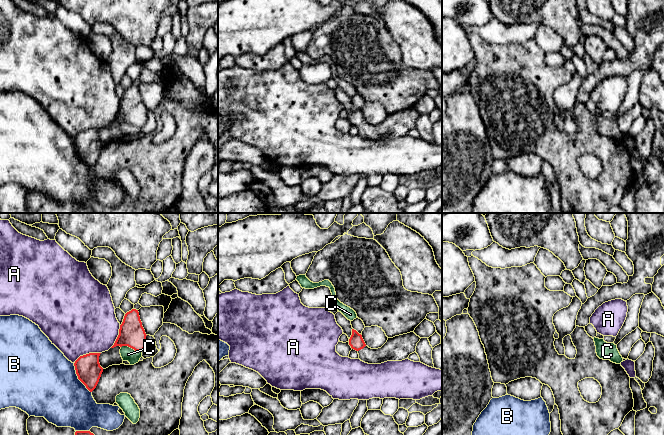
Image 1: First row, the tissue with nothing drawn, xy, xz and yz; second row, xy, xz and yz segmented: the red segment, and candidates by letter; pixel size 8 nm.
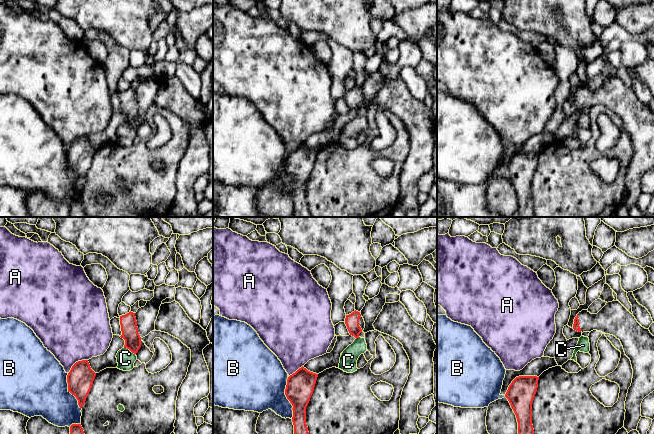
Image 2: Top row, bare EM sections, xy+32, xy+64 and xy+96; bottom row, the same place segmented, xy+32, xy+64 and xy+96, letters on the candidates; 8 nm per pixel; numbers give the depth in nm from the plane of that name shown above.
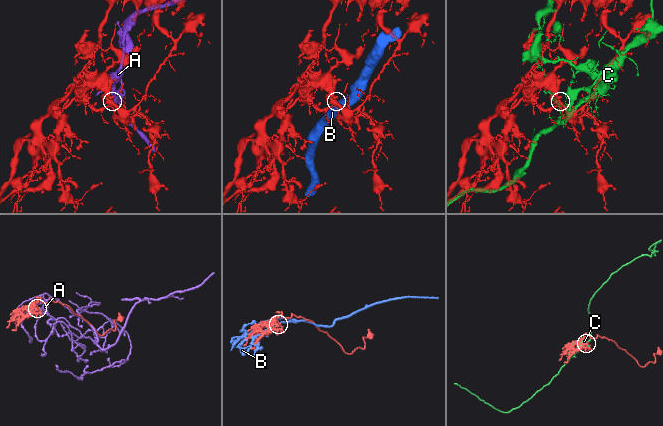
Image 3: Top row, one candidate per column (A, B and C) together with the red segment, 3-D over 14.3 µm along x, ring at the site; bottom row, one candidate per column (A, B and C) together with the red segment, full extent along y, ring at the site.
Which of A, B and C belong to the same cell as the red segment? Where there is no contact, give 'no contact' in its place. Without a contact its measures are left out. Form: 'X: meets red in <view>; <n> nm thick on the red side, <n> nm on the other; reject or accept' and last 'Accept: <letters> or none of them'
A: meets red in xy; 200 nm thick on the red side, 500 nm on the other; reject
B: meets red in xy; 200 nm thick on the red side, 500 nm on the other; reject
C: meets red in xy; 200 nm thick on the red side, 110 nm on the other; reject
Accept: none of them

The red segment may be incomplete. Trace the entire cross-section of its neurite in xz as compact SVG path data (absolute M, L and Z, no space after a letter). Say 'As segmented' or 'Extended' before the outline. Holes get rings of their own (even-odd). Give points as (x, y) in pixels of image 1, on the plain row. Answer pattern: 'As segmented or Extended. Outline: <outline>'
Extended. Outline: M352 105L349 121L359 130L361 137L368 140L381 140L387 137L402 137L408 135L409 131L416 128L420 113L414 108L388 114L387 118L378 125L369 124L362 111Z

